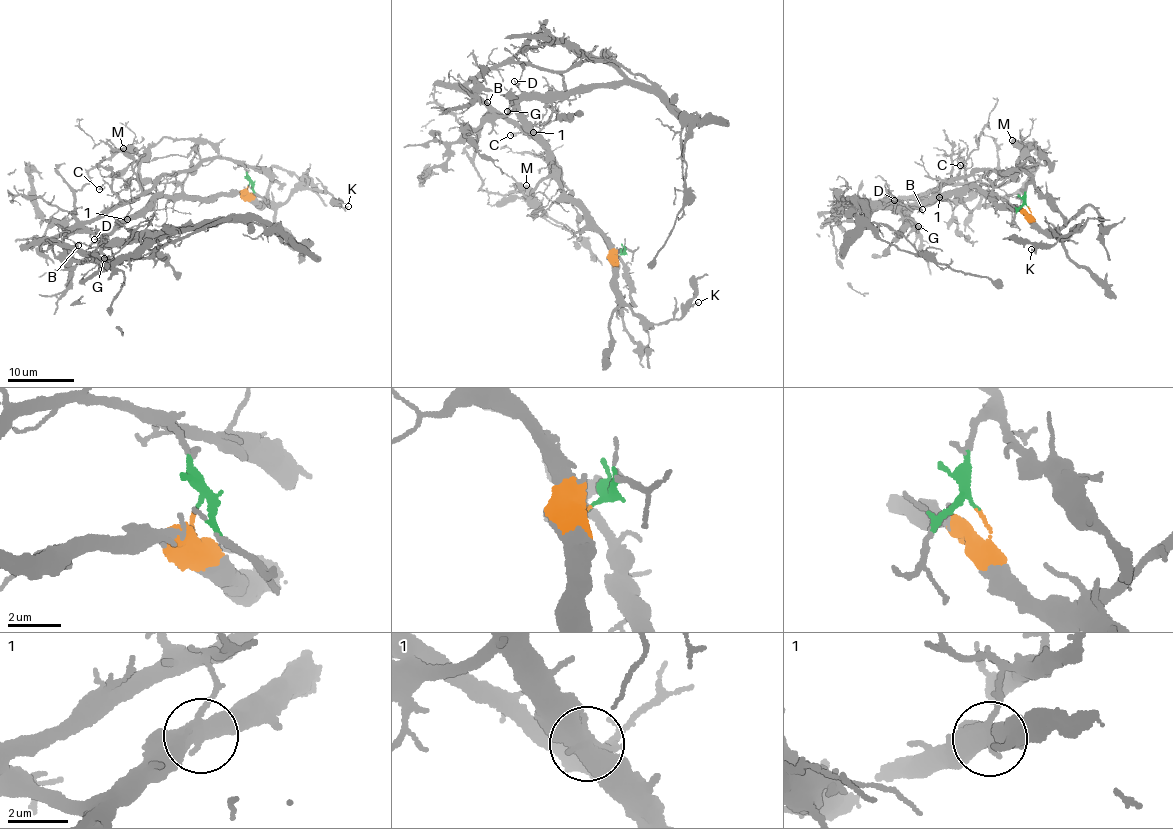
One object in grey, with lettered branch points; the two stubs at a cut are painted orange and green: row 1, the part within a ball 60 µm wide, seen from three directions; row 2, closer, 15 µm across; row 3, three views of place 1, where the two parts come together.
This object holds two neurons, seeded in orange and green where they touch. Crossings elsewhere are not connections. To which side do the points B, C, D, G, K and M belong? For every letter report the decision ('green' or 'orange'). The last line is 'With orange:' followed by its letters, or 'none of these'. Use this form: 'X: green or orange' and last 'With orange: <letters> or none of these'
B: green
C: green
D: orange
G: orange
K: orange
M: orange
With orange: D, G, K, M

